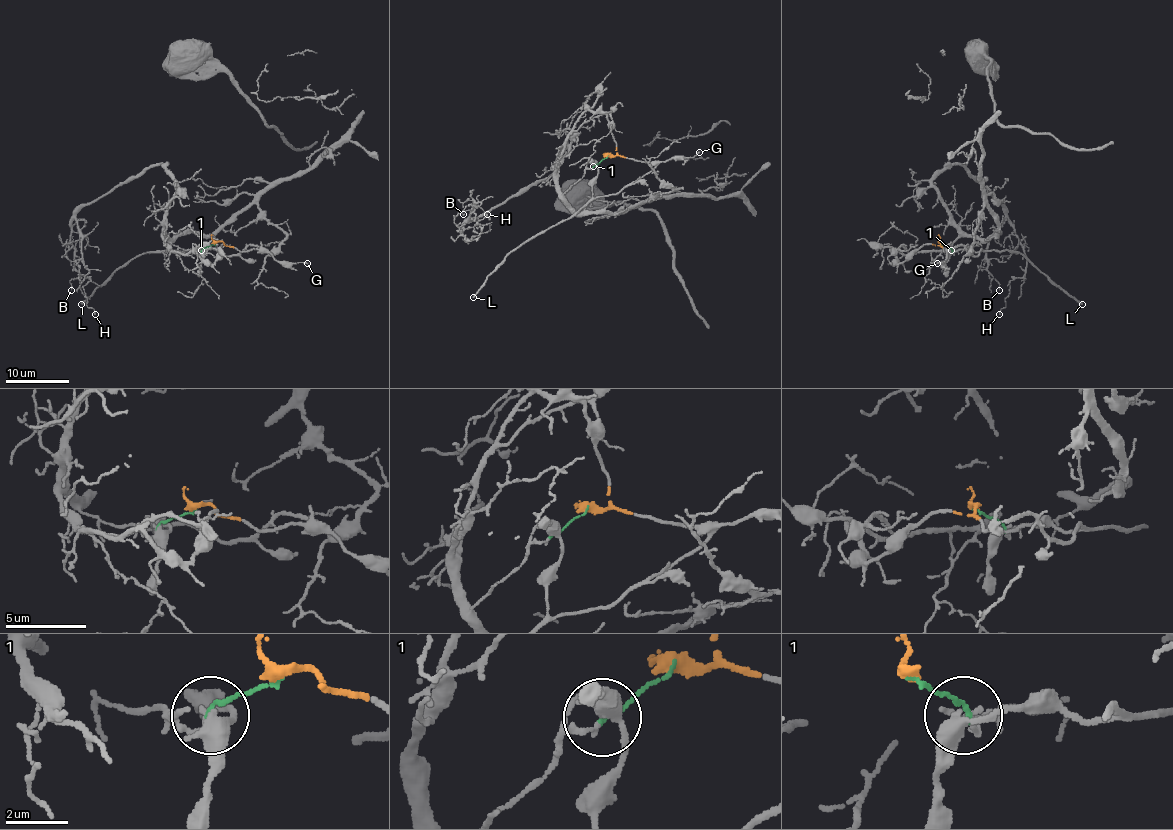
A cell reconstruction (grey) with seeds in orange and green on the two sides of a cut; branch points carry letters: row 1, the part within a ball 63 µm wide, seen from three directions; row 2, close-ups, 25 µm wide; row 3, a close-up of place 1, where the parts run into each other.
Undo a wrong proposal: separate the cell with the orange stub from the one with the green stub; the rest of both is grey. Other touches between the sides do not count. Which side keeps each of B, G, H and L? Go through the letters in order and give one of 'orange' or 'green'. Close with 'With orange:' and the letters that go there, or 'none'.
B: green
G: orange
H: green
L: orange
With orange: G, L

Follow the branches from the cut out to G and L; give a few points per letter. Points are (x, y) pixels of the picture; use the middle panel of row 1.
G: (608, 157), (619, 155), (657, 161), (694, 157), (699, 152)
L: (608, 157), (647, 161), (653, 168), (619, 192), (590, 198), (570, 217), (535, 234), (511, 252), (473, 297)

